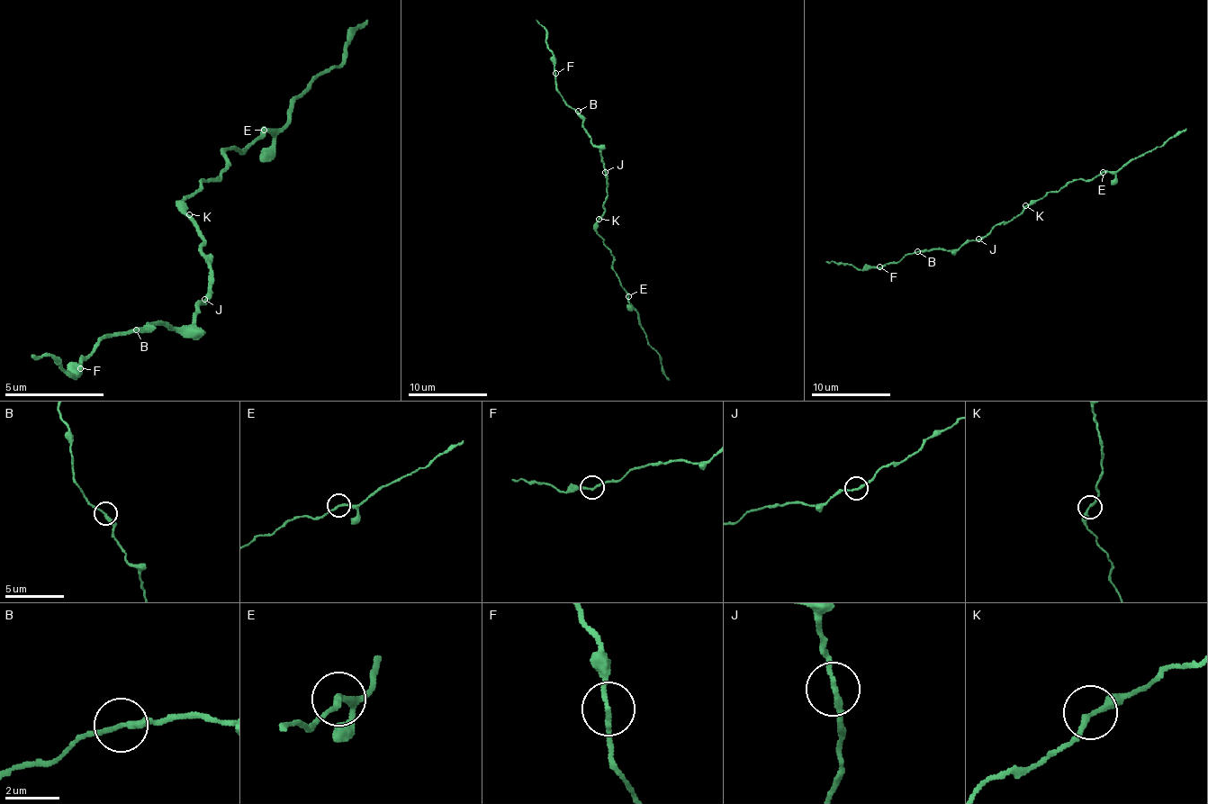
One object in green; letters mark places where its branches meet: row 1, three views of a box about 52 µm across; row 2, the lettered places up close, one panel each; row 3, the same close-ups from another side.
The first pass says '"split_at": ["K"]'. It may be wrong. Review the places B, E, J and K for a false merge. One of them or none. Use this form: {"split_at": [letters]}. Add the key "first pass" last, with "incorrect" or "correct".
{"split_at": [], "first pass": "incorrect"}

